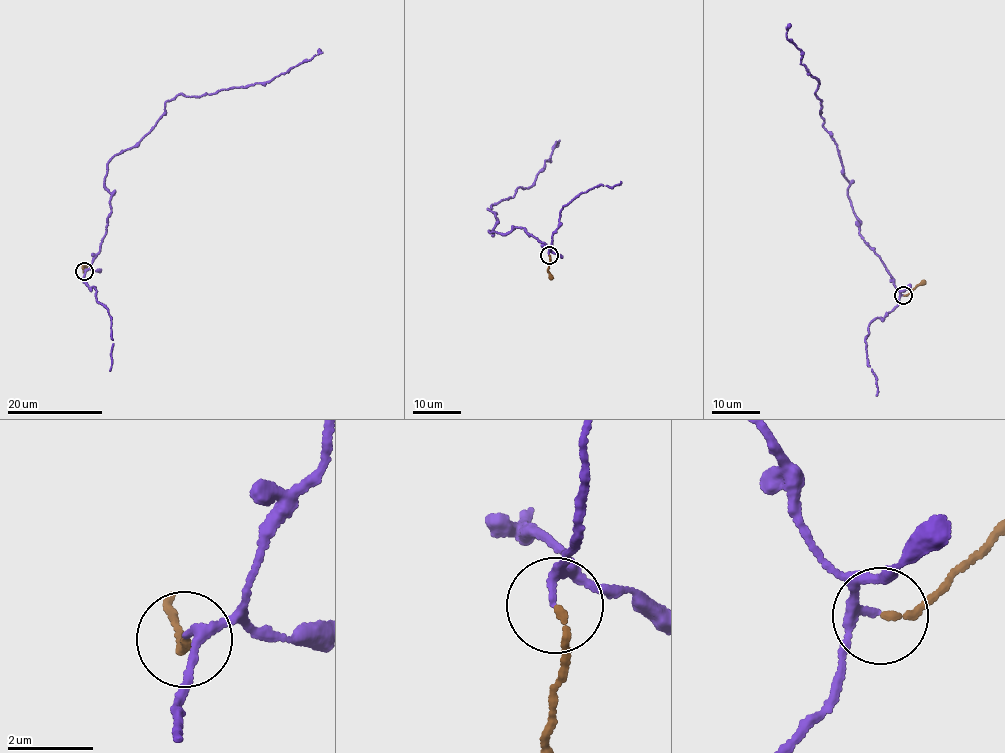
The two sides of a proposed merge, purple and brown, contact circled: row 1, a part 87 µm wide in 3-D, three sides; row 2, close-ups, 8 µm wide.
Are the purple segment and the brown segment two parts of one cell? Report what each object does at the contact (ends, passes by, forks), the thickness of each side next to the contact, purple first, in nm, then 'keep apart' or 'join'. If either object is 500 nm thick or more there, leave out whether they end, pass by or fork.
purple passes by | brown ends | 190/150 nm | join

